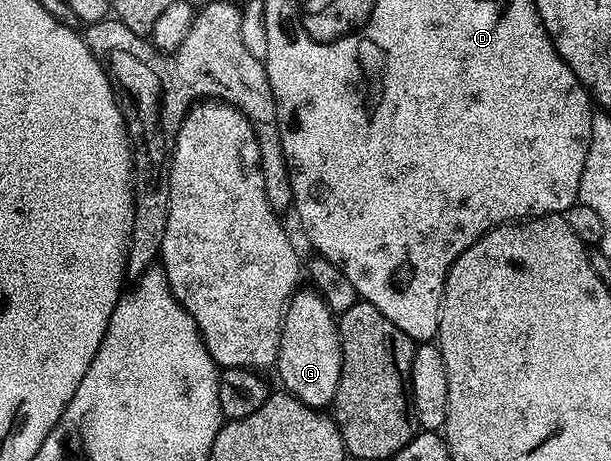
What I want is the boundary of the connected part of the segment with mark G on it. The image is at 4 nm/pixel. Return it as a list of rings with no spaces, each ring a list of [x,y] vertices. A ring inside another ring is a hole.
[[[300,289],[291,295],[283,325],[279,331],[277,371],[283,381],[282,389],[316,408],[327,408],[334,403],[337,384],[341,380],[341,344],[336,315],[314,289]]]

